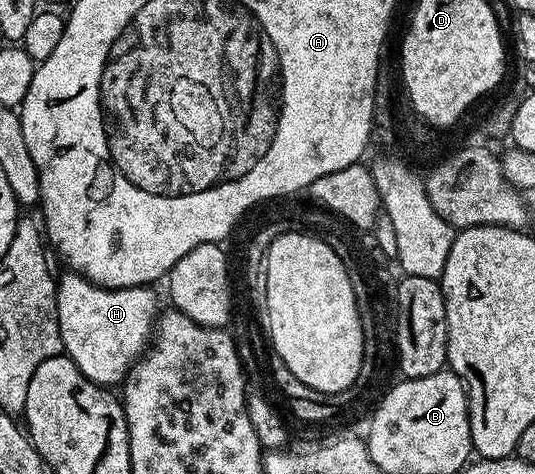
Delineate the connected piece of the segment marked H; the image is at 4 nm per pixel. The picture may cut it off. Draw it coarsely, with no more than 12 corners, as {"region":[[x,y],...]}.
{"region":[[56,281],[65,356],[117,386],[160,316],[148,285]]}

